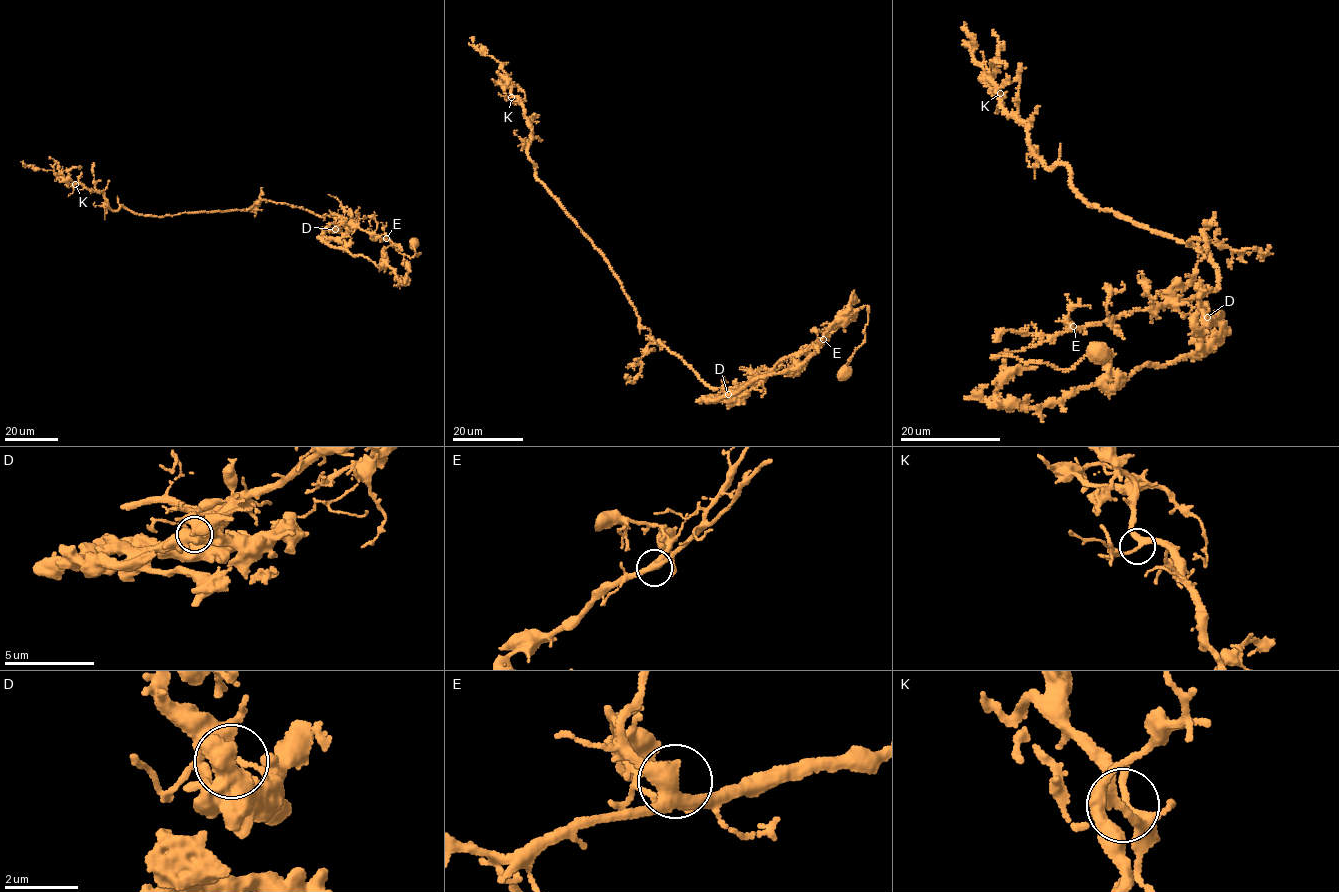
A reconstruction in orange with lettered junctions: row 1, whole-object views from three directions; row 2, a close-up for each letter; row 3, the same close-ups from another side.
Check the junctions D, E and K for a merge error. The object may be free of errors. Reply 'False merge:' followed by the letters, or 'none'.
False merge: D

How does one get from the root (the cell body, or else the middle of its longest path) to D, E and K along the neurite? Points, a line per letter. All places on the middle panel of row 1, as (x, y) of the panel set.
D: (844, 371), (863, 342), (865, 306), (807, 349), (782, 358), (767, 374), (728, 394)
E: (844, 371), (854, 351), (863, 342), (867, 308), (856, 309), (823, 339)
K: (844, 371), (863, 342), (865, 306), (740, 386), (698, 379), (640, 325), (606, 259), (538, 181), (511, 97)

